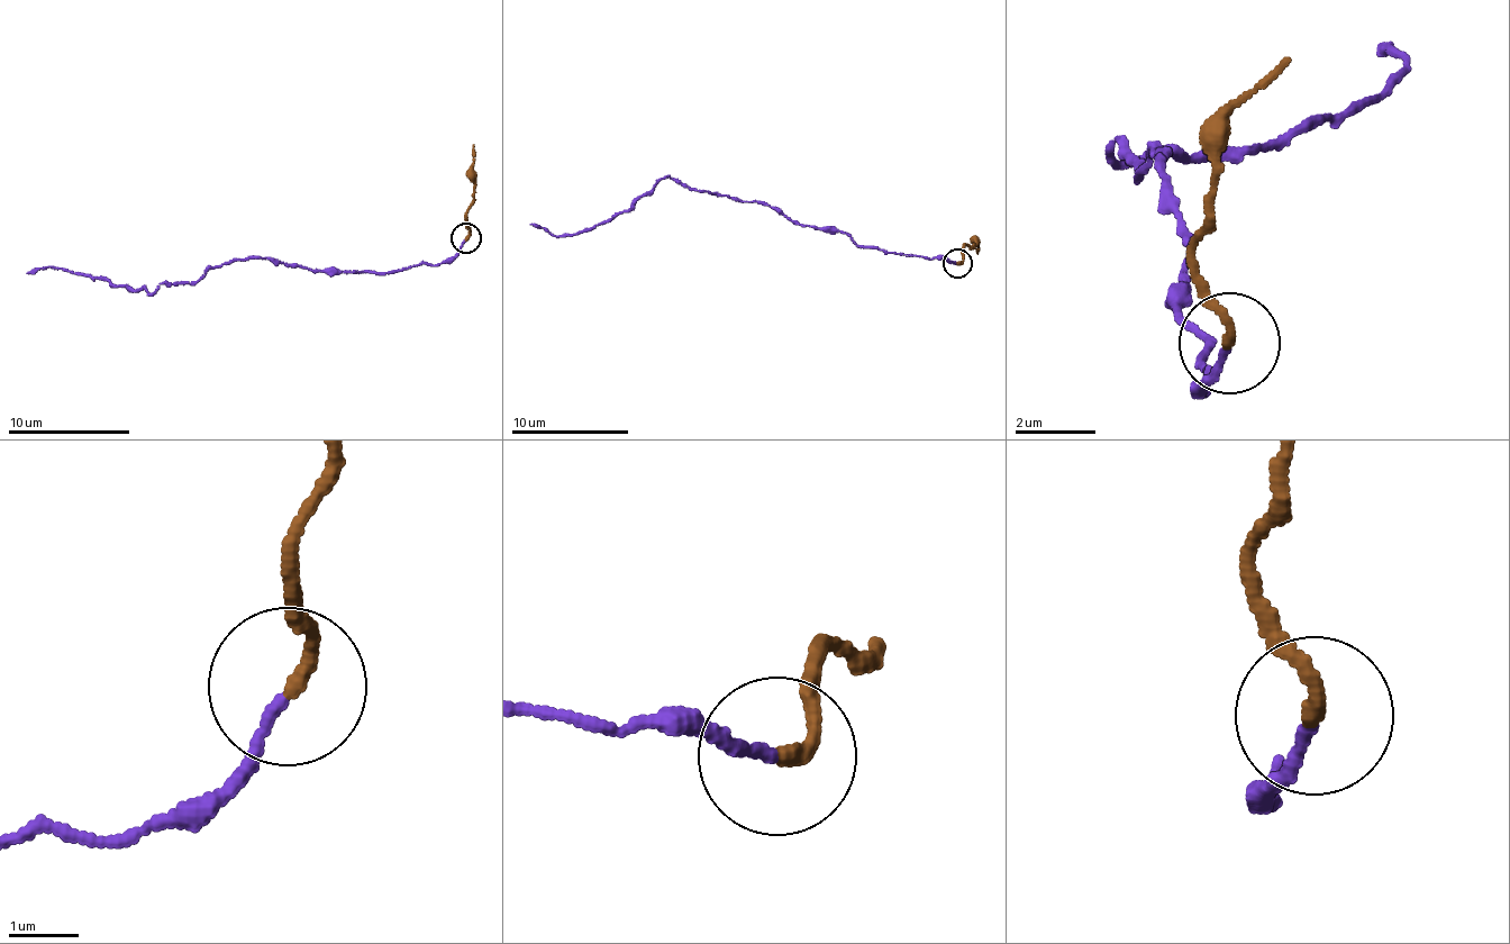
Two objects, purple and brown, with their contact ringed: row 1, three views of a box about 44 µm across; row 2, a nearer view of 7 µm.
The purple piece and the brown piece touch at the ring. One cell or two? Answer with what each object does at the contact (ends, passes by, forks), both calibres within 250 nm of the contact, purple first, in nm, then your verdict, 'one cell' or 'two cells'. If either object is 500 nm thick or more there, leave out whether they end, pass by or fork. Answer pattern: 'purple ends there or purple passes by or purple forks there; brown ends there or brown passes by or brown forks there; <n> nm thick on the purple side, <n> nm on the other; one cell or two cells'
purple ends there; brown ends there; 140 nm thick on the purple side, 220 nm on the other; two cells

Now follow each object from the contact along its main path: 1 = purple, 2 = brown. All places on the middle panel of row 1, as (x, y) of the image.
1: (956, 264), (855, 246), (844, 234), (672, 178), (662, 178), (626, 211), (572, 235), (552, 236), (530, 225)
2: (956, 264), (965, 243), (972, 246), (978, 239), (979, 253)

